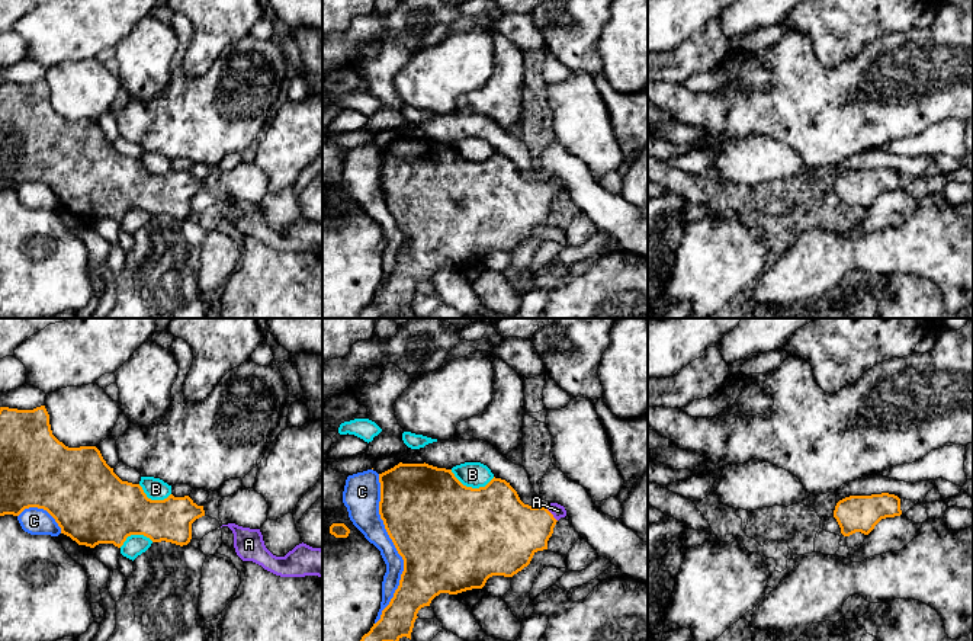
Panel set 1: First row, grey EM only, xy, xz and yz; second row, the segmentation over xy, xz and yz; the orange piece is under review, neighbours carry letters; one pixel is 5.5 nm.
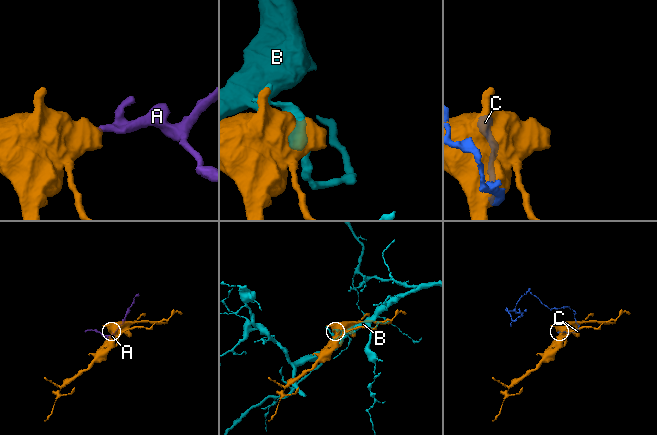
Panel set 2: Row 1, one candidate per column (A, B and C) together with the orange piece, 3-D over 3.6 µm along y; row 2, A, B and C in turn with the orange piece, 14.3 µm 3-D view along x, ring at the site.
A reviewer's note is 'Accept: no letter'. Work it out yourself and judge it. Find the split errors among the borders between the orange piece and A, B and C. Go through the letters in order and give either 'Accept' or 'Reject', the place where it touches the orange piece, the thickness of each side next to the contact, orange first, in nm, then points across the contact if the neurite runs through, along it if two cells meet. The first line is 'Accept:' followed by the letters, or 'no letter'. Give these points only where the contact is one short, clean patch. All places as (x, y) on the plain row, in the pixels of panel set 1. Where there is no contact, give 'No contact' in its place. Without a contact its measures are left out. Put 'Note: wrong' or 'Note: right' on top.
Note: wrong
Accept: A
A: Accept. Touches orange at xz (552, 189). Thickness 340 nm (orange) against 70 nm. Path across: xz (510, 205), (527, 204), (552, 189), (558, 185)
B: Reject. Touches orange at xz (471, 162). Thickness 500 nm (orange) against 140 nm
C: Reject. Touches orange at xz (397, 224). Thickness 500 nm (orange) against 150 nm

